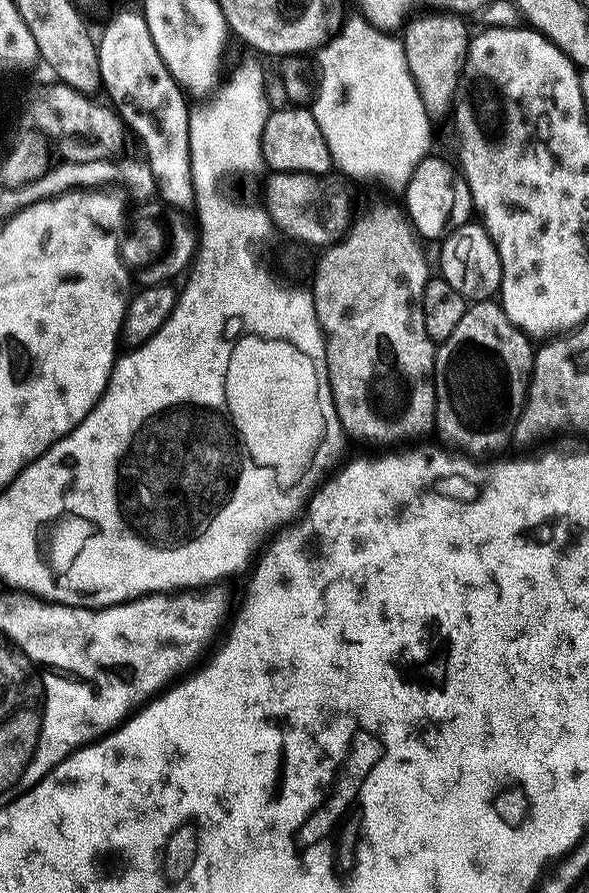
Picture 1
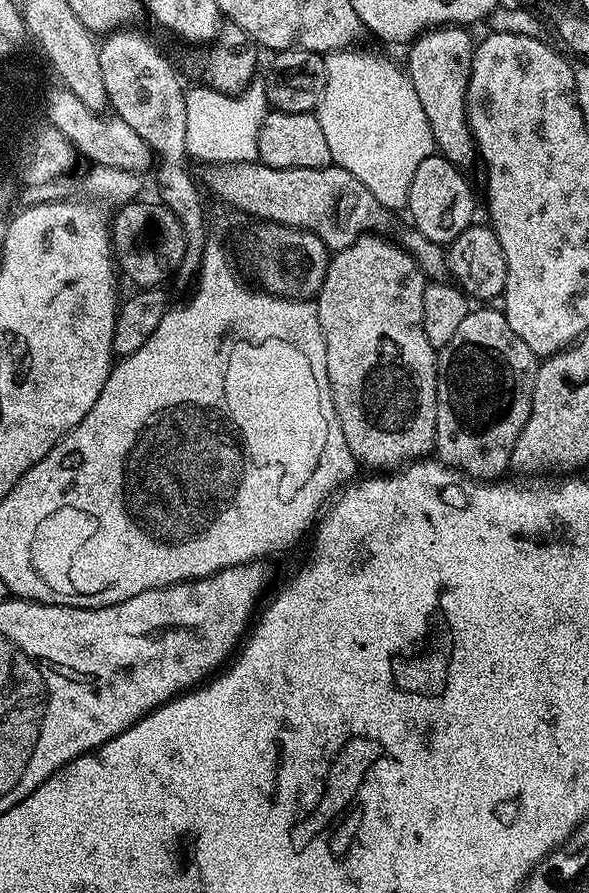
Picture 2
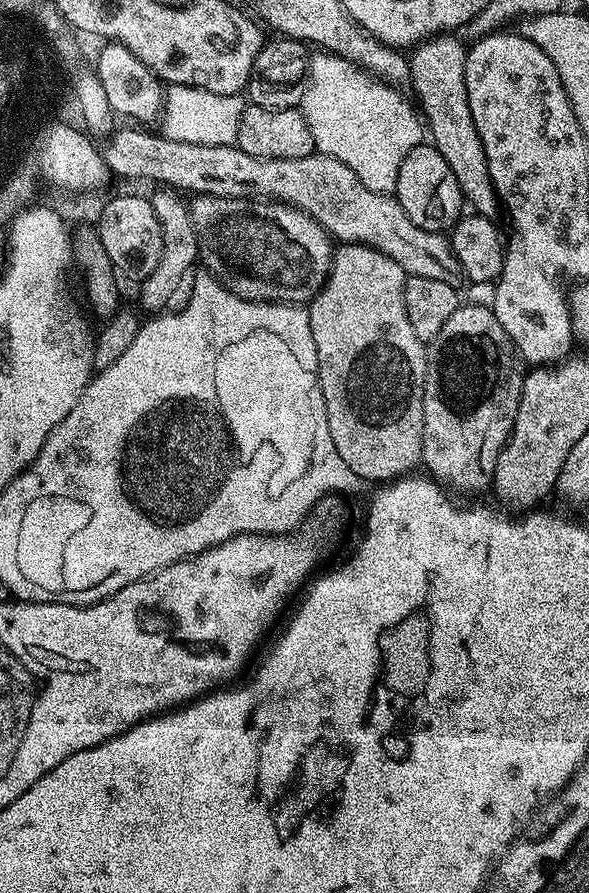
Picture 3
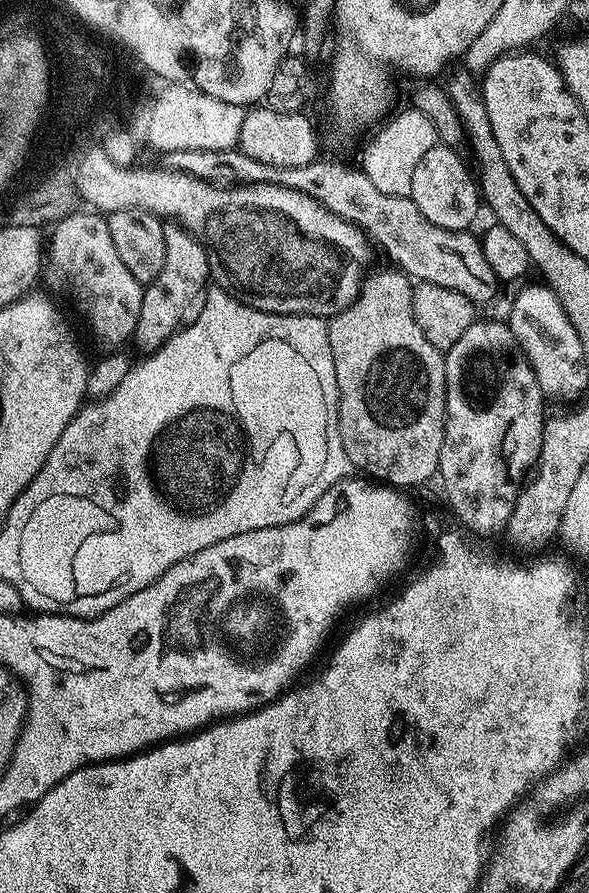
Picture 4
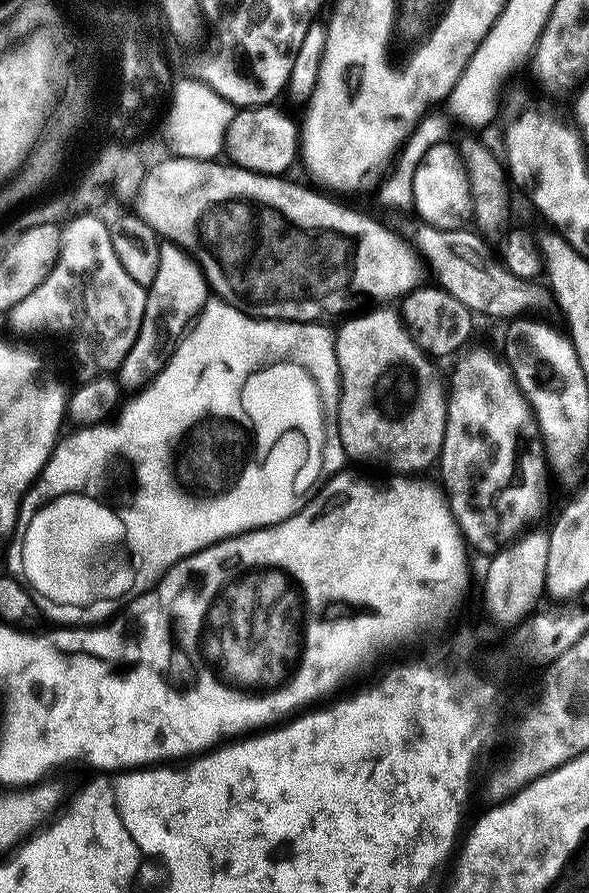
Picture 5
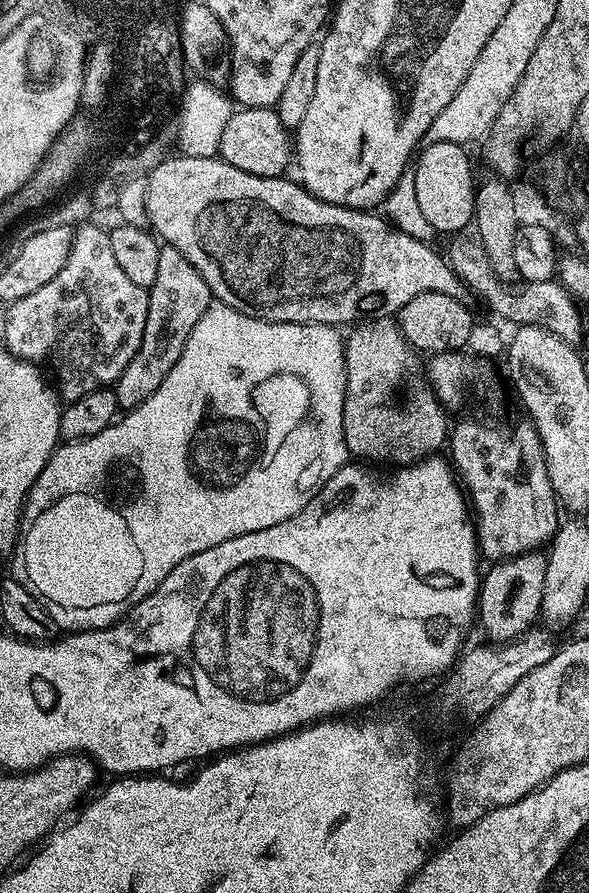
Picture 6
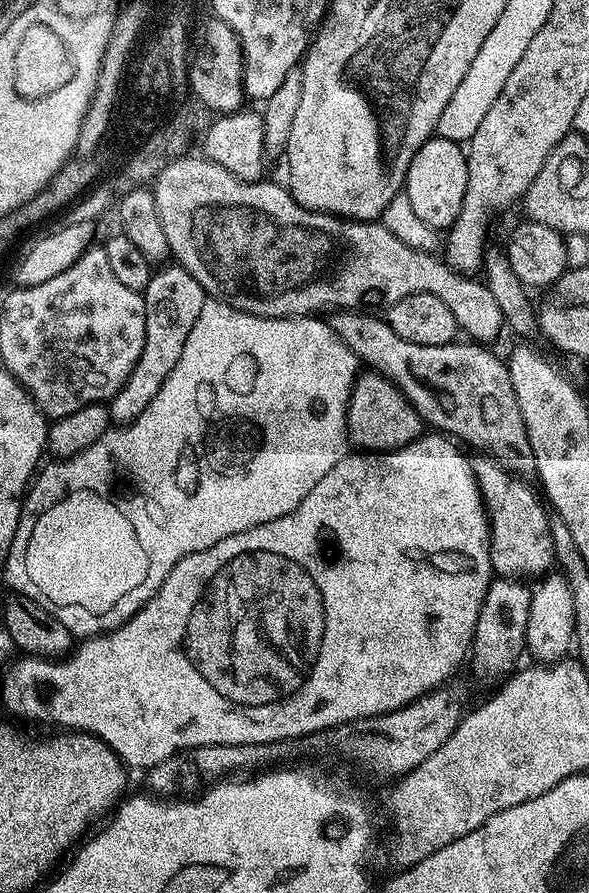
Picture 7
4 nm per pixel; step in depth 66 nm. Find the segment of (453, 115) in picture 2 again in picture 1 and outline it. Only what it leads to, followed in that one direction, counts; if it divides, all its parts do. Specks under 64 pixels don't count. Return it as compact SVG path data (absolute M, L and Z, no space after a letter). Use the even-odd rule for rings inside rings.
M447 10L439 11L428 12L425 16L413 15L402 28L408 69L418 86L422 102L430 110L447 109L455 99L470 39L470 31L464 25L463 15Z

